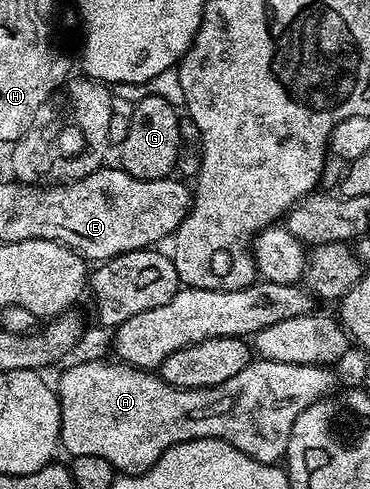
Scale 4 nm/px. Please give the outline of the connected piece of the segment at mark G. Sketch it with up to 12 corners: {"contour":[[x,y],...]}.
{"contour":[[140,99],[128,115],[119,166],[166,179],[180,155],[169,100]]}

